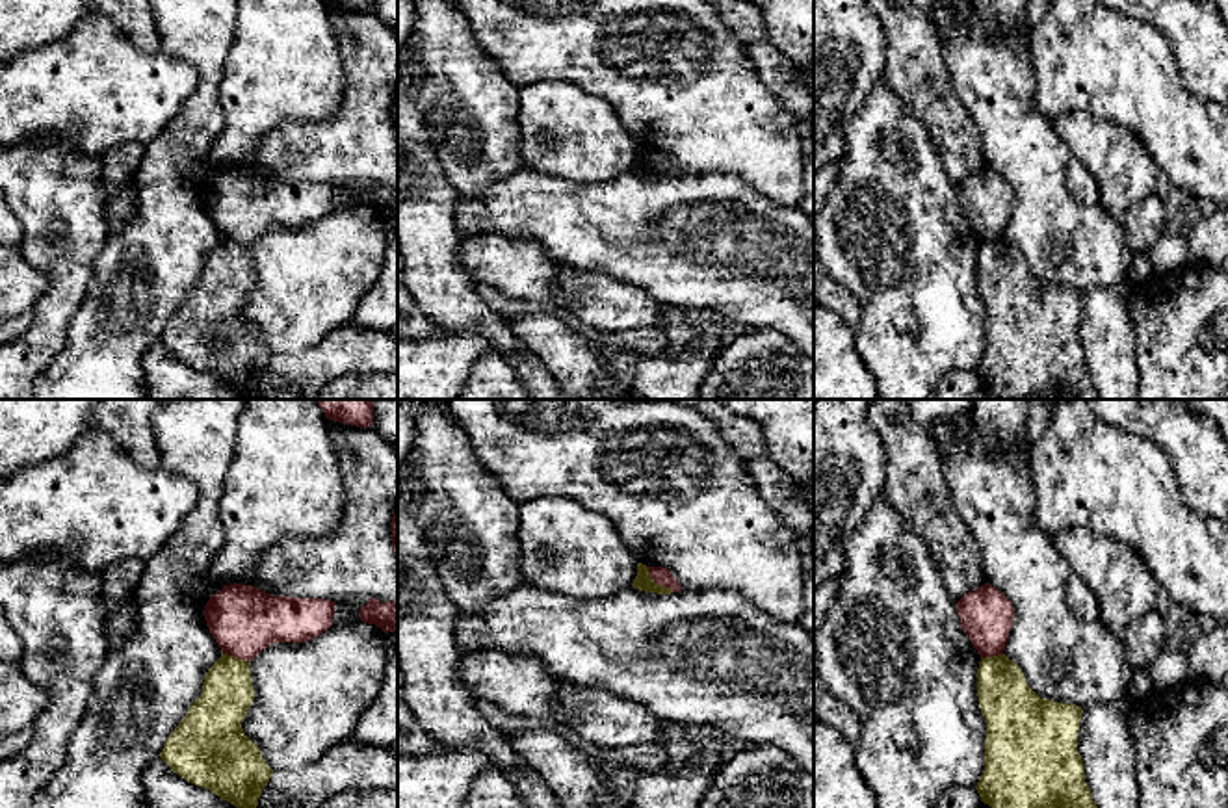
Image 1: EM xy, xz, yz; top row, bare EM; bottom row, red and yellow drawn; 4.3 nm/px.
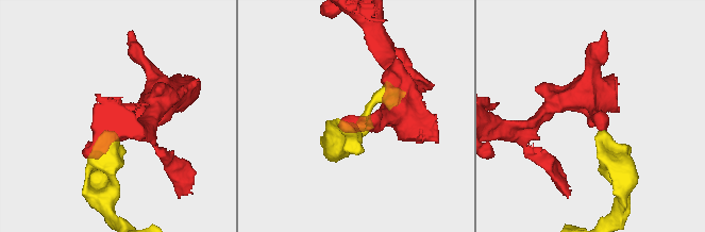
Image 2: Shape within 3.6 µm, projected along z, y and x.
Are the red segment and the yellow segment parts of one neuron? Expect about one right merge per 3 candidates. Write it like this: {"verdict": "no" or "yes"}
{"verdict": "no"}

